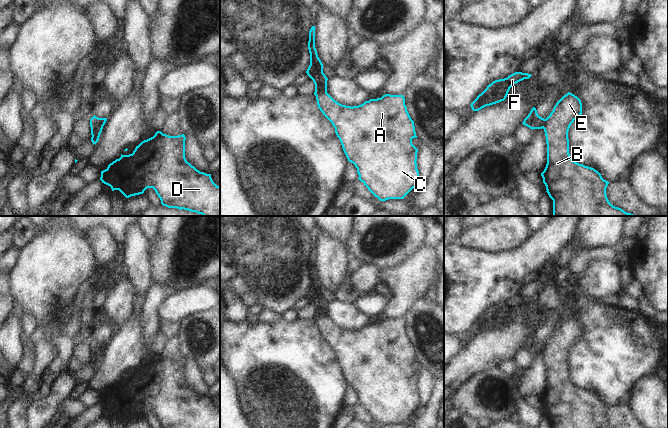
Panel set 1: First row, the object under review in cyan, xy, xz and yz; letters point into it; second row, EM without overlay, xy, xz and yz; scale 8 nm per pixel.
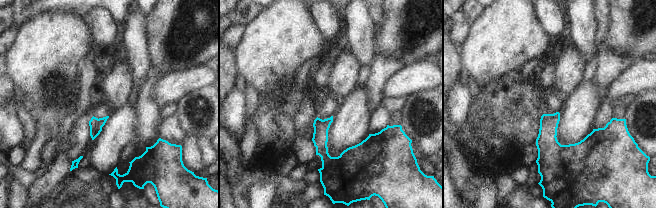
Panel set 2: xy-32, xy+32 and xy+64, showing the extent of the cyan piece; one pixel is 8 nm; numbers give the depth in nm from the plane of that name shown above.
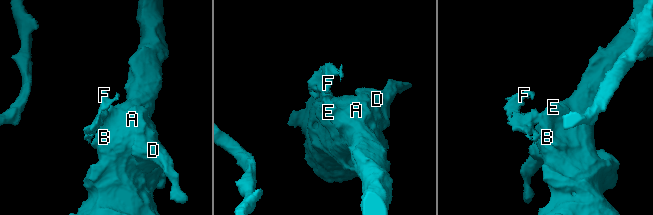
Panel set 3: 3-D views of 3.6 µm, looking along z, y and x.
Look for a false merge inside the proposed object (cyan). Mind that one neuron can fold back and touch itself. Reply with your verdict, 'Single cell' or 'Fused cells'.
Fused cells

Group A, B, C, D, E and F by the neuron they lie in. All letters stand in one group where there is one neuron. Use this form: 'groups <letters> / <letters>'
groups A B C D E / F

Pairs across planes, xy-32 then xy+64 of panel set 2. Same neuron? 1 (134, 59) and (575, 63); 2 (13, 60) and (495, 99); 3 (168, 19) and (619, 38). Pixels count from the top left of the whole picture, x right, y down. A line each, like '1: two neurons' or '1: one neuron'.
1: two neurons
2: two neurons
3: one neuron

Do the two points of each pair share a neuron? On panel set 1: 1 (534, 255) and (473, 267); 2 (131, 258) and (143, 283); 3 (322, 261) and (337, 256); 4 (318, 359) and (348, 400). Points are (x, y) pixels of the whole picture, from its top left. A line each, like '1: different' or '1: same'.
1: same
2: same
3: same
4: different

